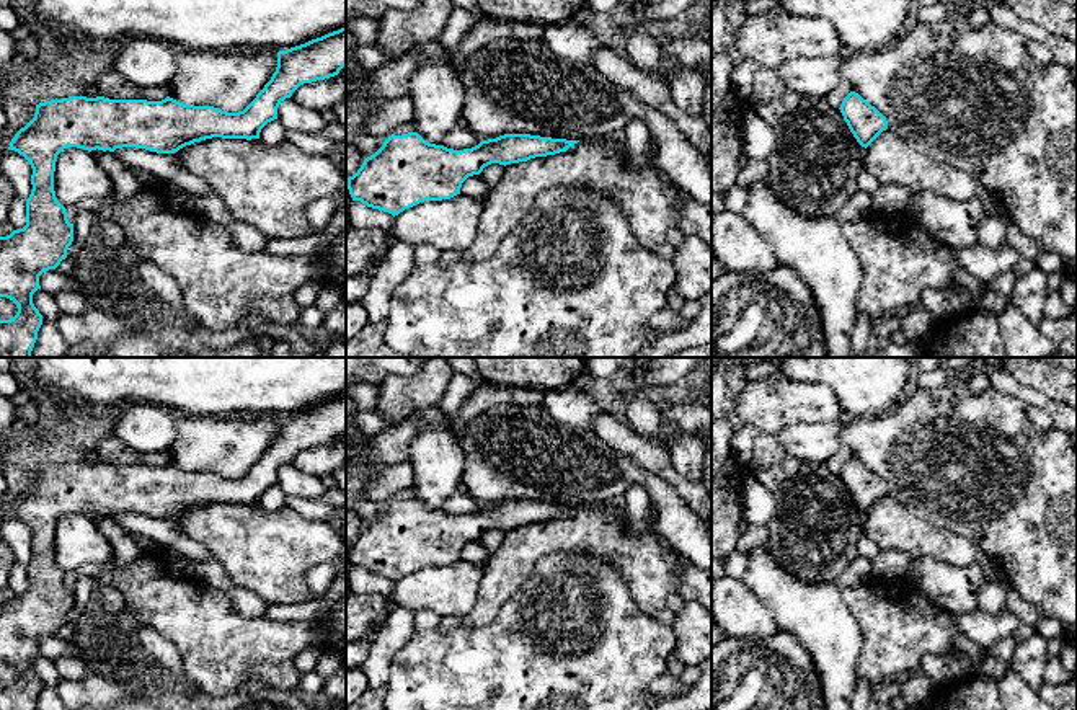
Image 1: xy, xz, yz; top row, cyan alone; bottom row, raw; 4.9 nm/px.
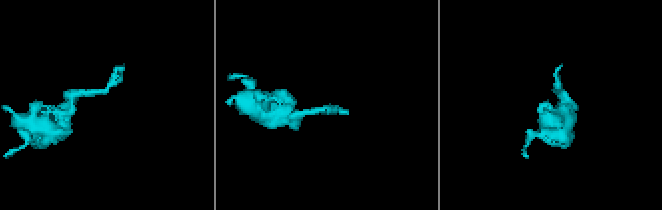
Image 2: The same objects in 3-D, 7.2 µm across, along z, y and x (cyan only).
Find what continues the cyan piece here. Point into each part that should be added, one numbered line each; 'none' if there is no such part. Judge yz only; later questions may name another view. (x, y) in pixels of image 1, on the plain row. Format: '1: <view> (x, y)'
none

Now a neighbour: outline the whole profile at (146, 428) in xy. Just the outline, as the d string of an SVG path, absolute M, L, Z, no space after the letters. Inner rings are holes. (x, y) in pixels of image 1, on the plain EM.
M129 403L117 408L114 436L137 452L168 454L176 437L178 415L150 403Z

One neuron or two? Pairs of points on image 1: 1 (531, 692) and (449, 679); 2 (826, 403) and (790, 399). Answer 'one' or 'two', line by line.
1: one
2: one

